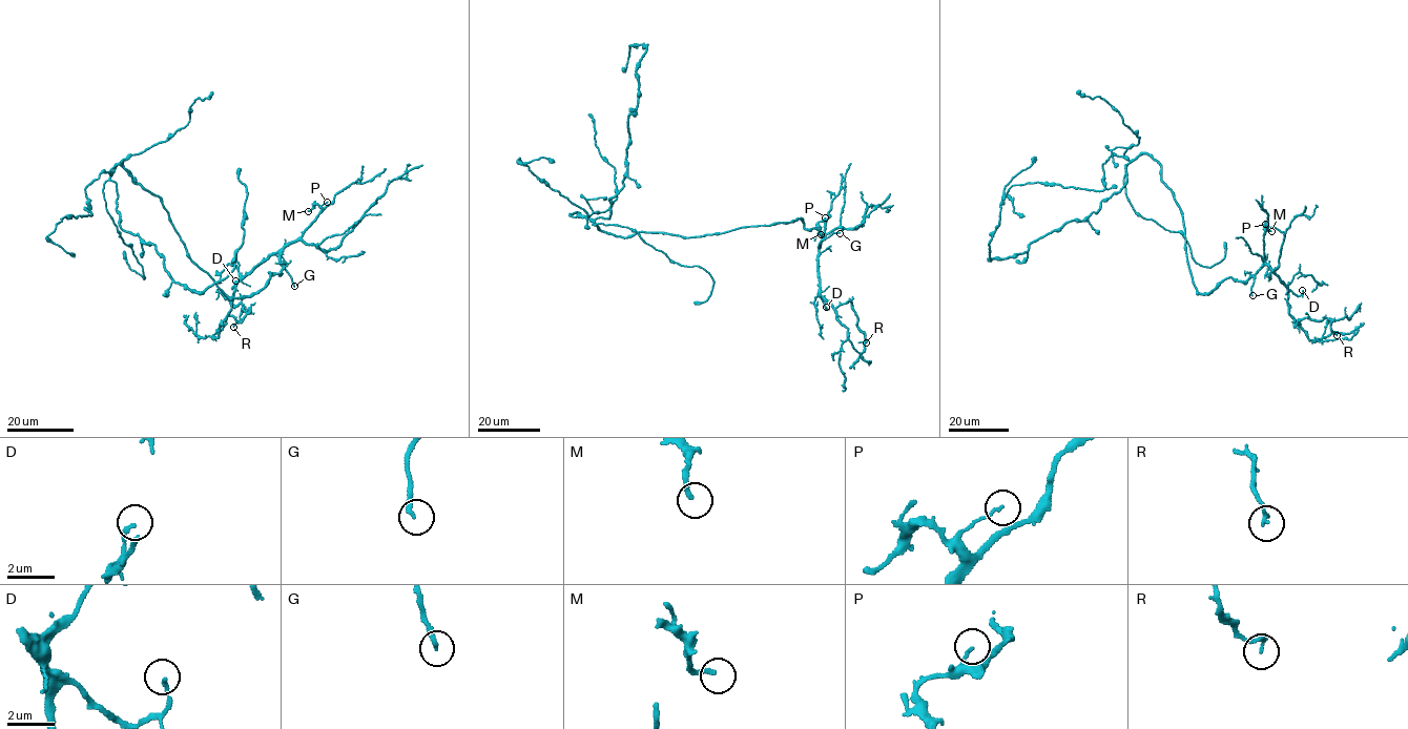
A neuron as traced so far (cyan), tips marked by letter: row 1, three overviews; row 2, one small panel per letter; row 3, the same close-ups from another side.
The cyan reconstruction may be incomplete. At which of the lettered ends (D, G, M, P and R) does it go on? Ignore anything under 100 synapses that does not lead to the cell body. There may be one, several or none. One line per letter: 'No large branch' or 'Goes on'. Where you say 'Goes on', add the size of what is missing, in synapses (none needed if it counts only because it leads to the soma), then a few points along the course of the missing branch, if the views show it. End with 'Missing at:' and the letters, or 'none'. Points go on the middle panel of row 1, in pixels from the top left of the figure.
D: No large branch
G: Goes on
M: No large branch
P: No large branch
R: No large branch
Missing at: G

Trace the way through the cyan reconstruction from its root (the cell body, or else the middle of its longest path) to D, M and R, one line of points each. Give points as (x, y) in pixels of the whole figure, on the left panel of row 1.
D: (150, 193), (186, 254), (229, 297), (251, 296), (269, 272), (282, 273), (278, 251), (232, 288), (235, 280)
M: (150, 193), (186, 254), (231, 297), (257, 293), (269, 272), (282, 273), (282, 251), (321, 208), (308, 211)
R: (150, 193), (229, 297), (282, 273), (278, 251), (236, 284), (228, 314), (250, 310), (233, 327)

